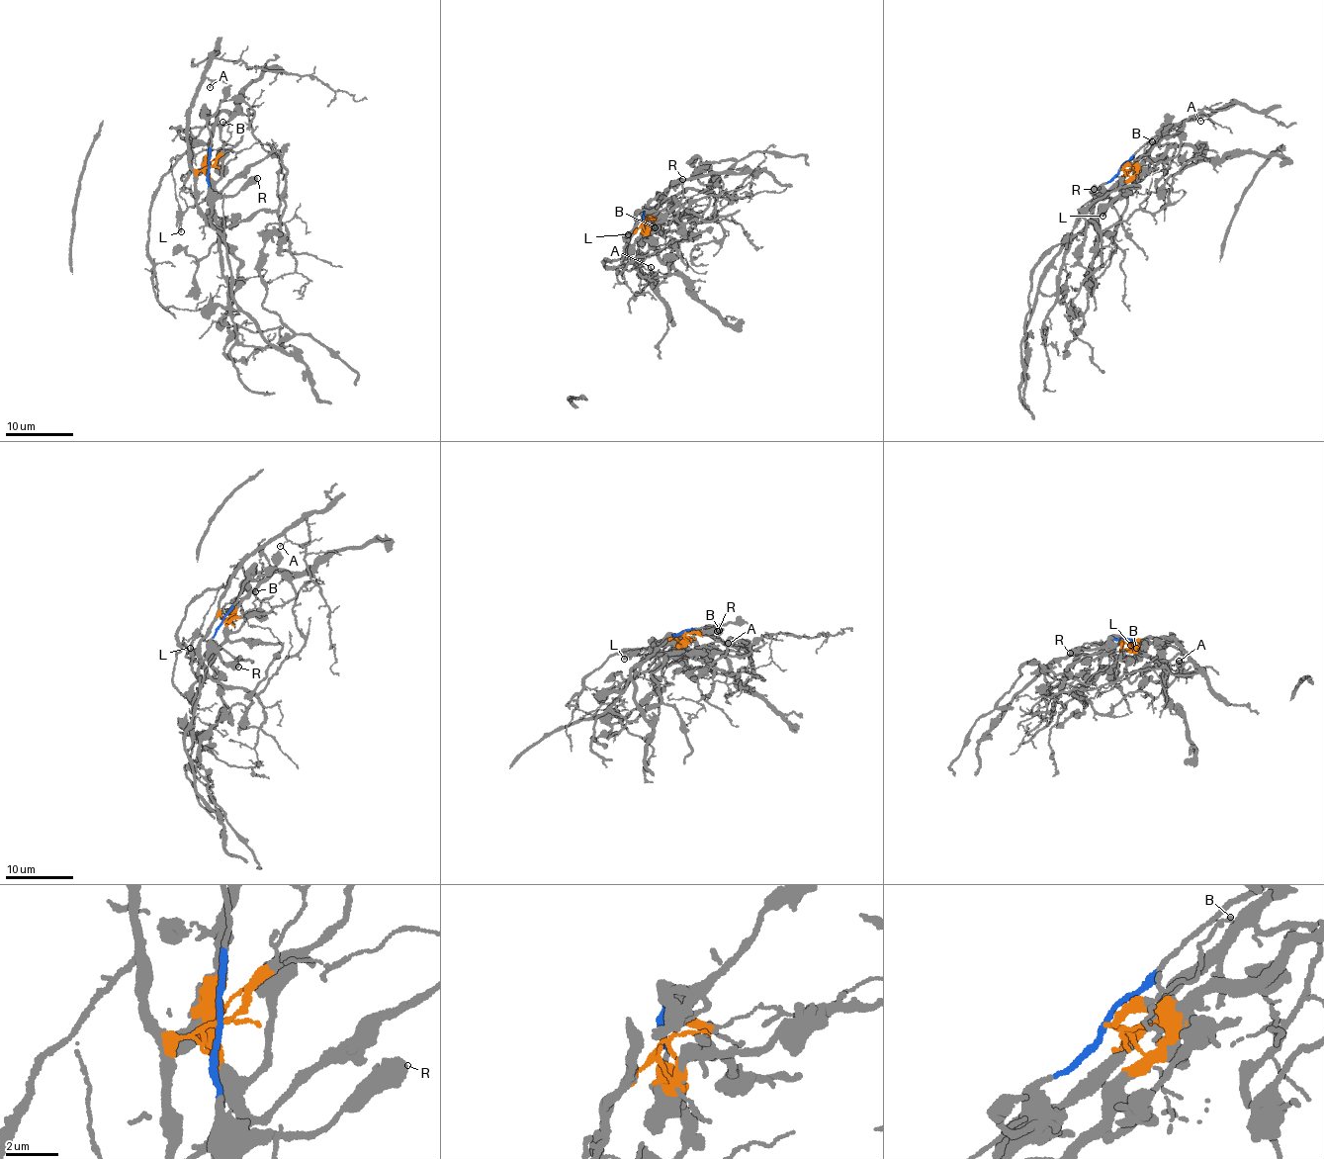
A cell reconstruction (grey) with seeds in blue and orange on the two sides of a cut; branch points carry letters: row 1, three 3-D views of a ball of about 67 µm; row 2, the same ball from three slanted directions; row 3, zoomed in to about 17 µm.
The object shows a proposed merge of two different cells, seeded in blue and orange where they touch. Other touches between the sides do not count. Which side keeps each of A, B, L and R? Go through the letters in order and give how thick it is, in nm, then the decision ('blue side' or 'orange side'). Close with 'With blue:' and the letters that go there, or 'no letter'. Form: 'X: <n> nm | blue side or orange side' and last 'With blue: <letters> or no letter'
A: 120 nm | orange side
B: 180 nm | orange side
L: 190 nm | blue side
R: 600 nm | blue side
With blue: L, R

